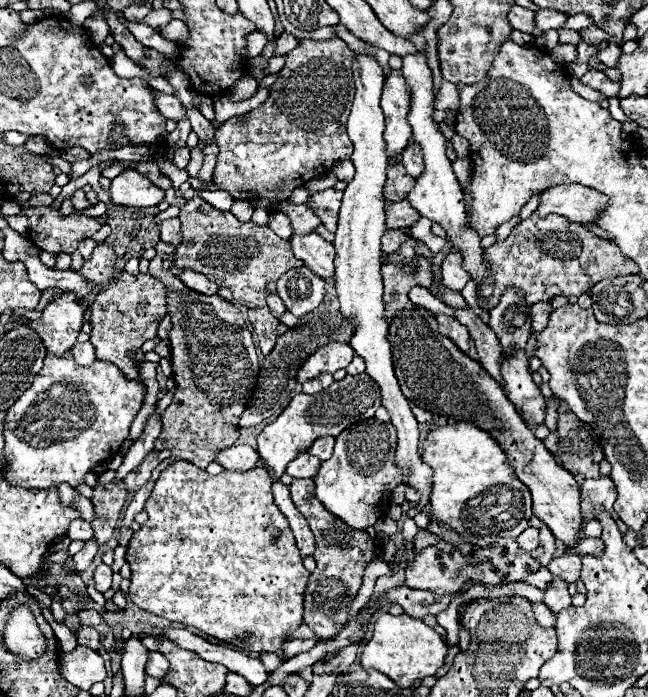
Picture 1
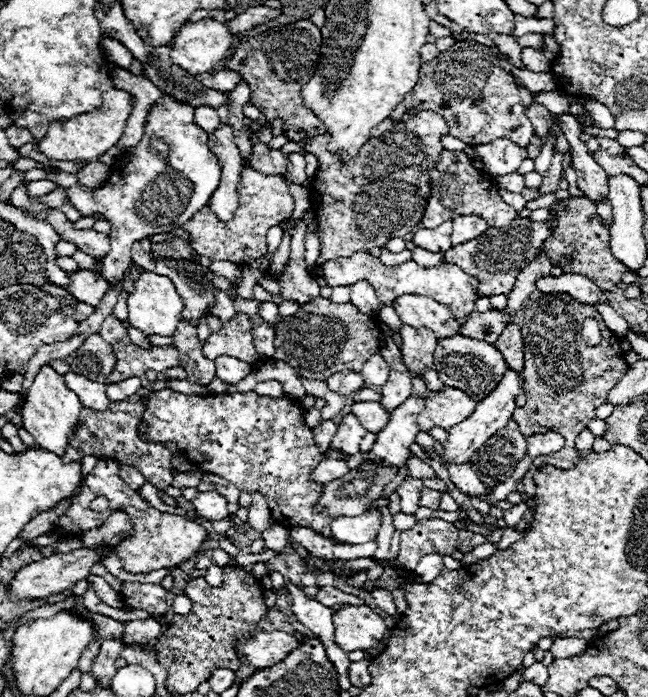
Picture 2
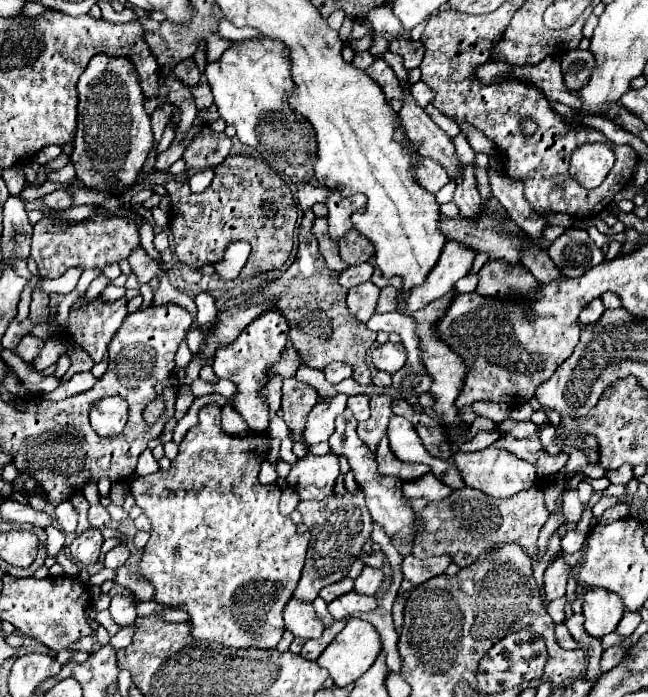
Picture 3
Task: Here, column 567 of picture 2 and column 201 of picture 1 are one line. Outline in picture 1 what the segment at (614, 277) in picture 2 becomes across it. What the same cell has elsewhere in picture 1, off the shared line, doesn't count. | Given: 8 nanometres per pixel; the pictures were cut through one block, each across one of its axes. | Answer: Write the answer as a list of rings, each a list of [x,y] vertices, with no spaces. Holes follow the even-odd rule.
[[[192,198],[182,208],[182,242],[176,252],[176,268],[196,270],[208,280],[230,288],[234,298],[248,308],[266,306],[266,297],[276,293],[278,278],[288,268],[298,268],[302,262],[294,258],[290,242],[276,236],[268,226],[258,226],[252,220],[240,222],[230,212],[222,212],[202,198]]]

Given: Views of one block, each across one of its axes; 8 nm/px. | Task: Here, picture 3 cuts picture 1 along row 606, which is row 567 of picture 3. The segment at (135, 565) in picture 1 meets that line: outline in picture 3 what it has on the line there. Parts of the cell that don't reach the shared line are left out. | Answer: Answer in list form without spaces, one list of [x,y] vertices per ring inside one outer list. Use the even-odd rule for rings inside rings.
[[[208,404],[200,410],[198,414],[198,424],[192,426],[184,440],[180,442],[180,452],[178,456],[172,460],[172,468],[170,470],[158,470],[154,474],[148,476],[138,476],[132,484],[130,484],[130,492],[134,494],[136,504],[142,508],[142,512],[150,518],[152,522],[152,530],[150,530],[150,540],[144,548],[142,560],[140,560],[140,572],[142,576],[156,588],[156,602],[174,606],[174,608],[182,608],[186,610],[192,618],[192,636],[194,638],[202,638],[202,640],[214,640],[218,644],[230,646],[230,648],[274,648],[282,634],[284,634],[284,622],[282,622],[282,610],[286,606],[286,602],[292,598],[296,584],[300,580],[302,574],[302,566],[304,566],[304,558],[306,558],[306,548],[308,548],[308,540],[310,534],[308,532],[298,532],[296,524],[290,520],[290,516],[282,516],[278,510],[278,500],[280,500],[280,488],[278,484],[268,484],[262,486],[258,482],[258,472],[260,472],[260,464],[266,460],[268,456],[268,436],[266,434],[248,434],[248,436],[228,436],[222,426],[220,426],[220,416],[222,416],[222,408],[218,404]]]

